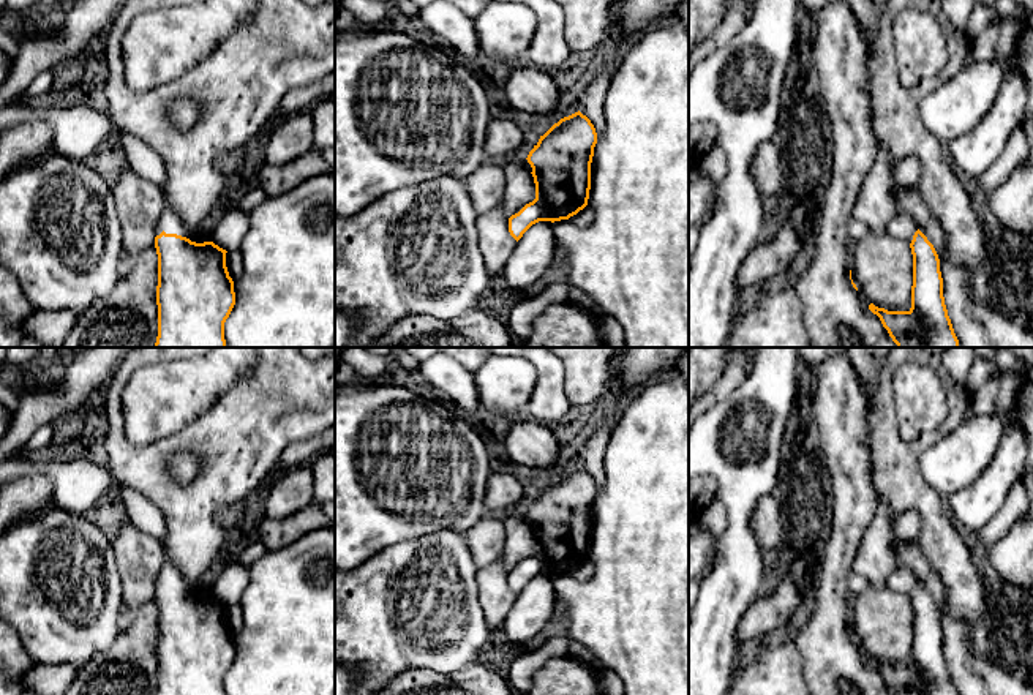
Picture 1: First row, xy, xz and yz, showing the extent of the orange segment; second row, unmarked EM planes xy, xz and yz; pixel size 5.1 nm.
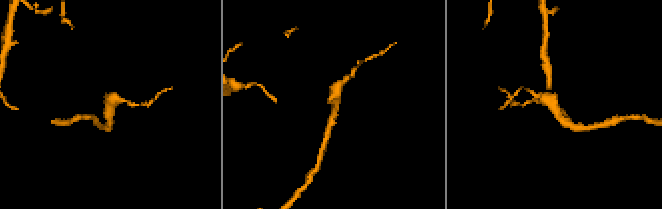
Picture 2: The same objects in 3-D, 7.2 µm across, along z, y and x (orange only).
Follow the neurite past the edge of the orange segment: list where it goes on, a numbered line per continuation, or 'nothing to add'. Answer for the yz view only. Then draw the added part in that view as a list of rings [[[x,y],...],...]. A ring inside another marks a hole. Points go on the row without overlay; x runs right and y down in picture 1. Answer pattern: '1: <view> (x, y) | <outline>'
1: yz (901, 578) | [[[894,567],[886,580],[886,584],[910,599],[918,580],[908,567]]]

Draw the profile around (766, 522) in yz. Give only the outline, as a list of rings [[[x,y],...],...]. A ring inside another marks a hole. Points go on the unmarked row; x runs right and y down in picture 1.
[[[772,494],[758,501],[753,512],[753,534],[763,550],[774,550],[783,537],[780,509]]]

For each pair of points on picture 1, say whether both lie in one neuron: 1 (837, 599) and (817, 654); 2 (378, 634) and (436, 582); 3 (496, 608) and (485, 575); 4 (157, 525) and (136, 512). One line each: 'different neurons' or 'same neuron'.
1: same neuron
2: same neuron
3: same neuron
4: same neuron

